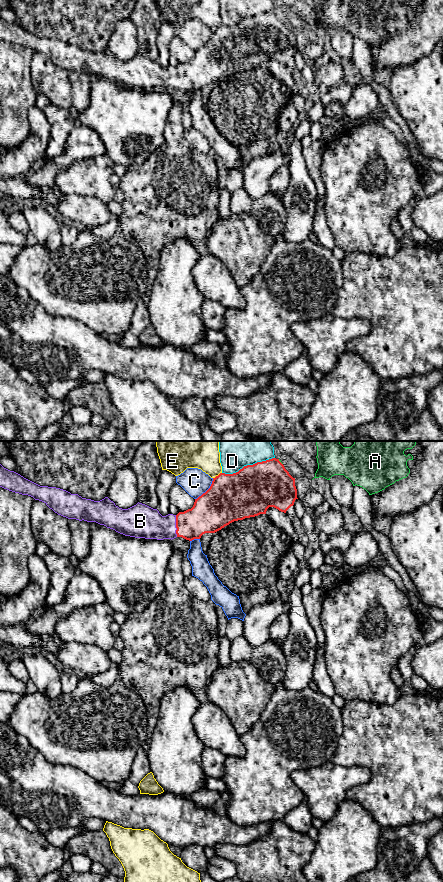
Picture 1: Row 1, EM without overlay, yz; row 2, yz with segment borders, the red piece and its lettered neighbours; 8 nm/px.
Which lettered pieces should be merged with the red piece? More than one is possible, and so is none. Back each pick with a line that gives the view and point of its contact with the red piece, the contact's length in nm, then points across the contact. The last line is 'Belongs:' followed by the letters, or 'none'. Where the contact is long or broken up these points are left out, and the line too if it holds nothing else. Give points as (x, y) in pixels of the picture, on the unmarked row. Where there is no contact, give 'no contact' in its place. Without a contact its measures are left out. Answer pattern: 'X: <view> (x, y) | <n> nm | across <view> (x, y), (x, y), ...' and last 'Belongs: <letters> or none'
B: yz (176, 78) | 180 nm | across yz (205, 68), (191, 76), (176, 78), (154, 78), (146, 74)
Belongs: B

